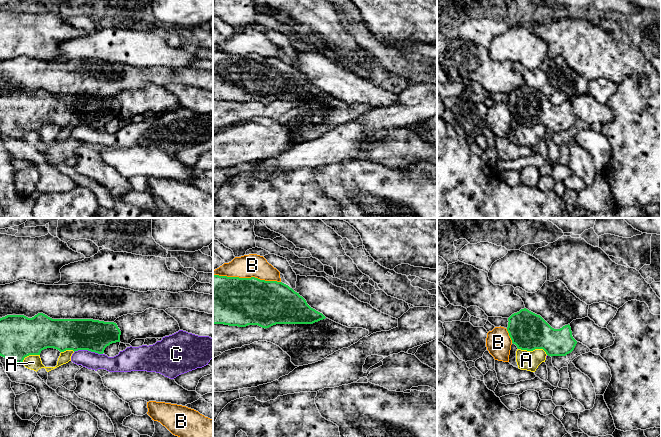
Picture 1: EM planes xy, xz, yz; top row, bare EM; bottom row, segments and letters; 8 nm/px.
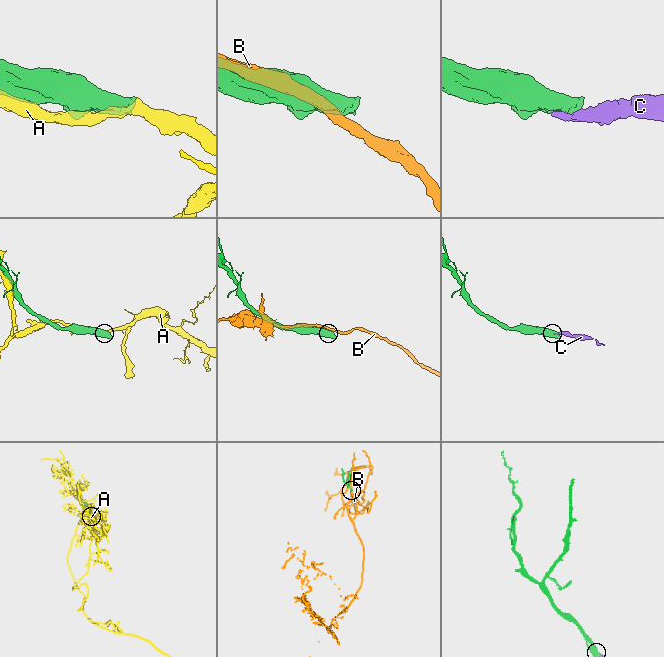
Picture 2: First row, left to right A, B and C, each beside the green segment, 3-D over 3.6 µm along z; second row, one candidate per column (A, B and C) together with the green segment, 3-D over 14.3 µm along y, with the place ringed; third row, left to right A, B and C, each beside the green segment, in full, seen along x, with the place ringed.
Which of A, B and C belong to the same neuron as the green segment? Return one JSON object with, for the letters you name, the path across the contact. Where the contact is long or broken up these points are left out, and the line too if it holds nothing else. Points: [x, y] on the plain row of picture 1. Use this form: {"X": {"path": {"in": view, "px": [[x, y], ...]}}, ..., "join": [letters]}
{"join": []}

